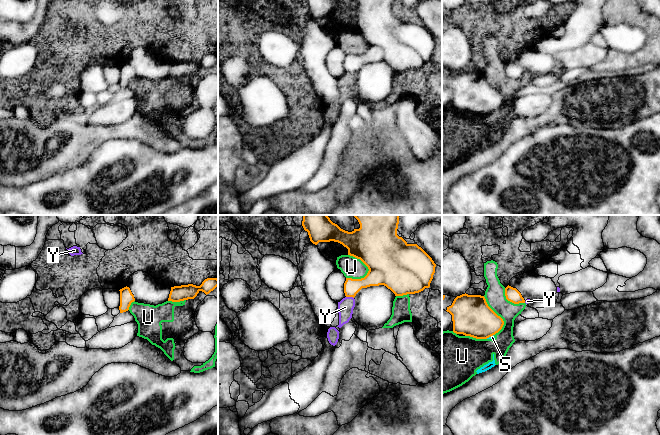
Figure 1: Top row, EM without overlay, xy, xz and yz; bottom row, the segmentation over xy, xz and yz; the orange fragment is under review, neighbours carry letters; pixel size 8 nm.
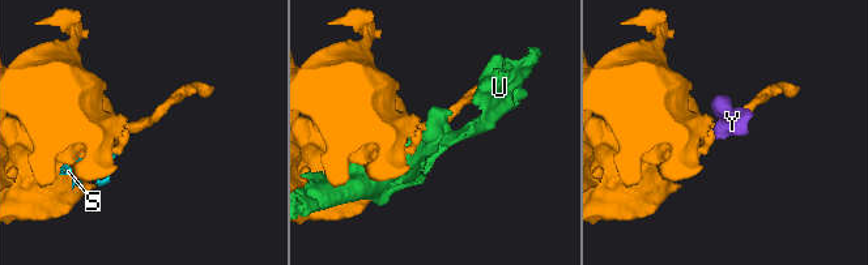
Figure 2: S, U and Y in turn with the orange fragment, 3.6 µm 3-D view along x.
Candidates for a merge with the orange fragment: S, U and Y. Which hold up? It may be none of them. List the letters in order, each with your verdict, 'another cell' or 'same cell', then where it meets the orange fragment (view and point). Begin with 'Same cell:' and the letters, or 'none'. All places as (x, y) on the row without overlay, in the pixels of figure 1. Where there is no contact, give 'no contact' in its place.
Same cell: none
S: another cell; contact yz (489, 112)
U: another cell; contact xz (363, 38)
Y: another cell; contact xz (350, 72)

